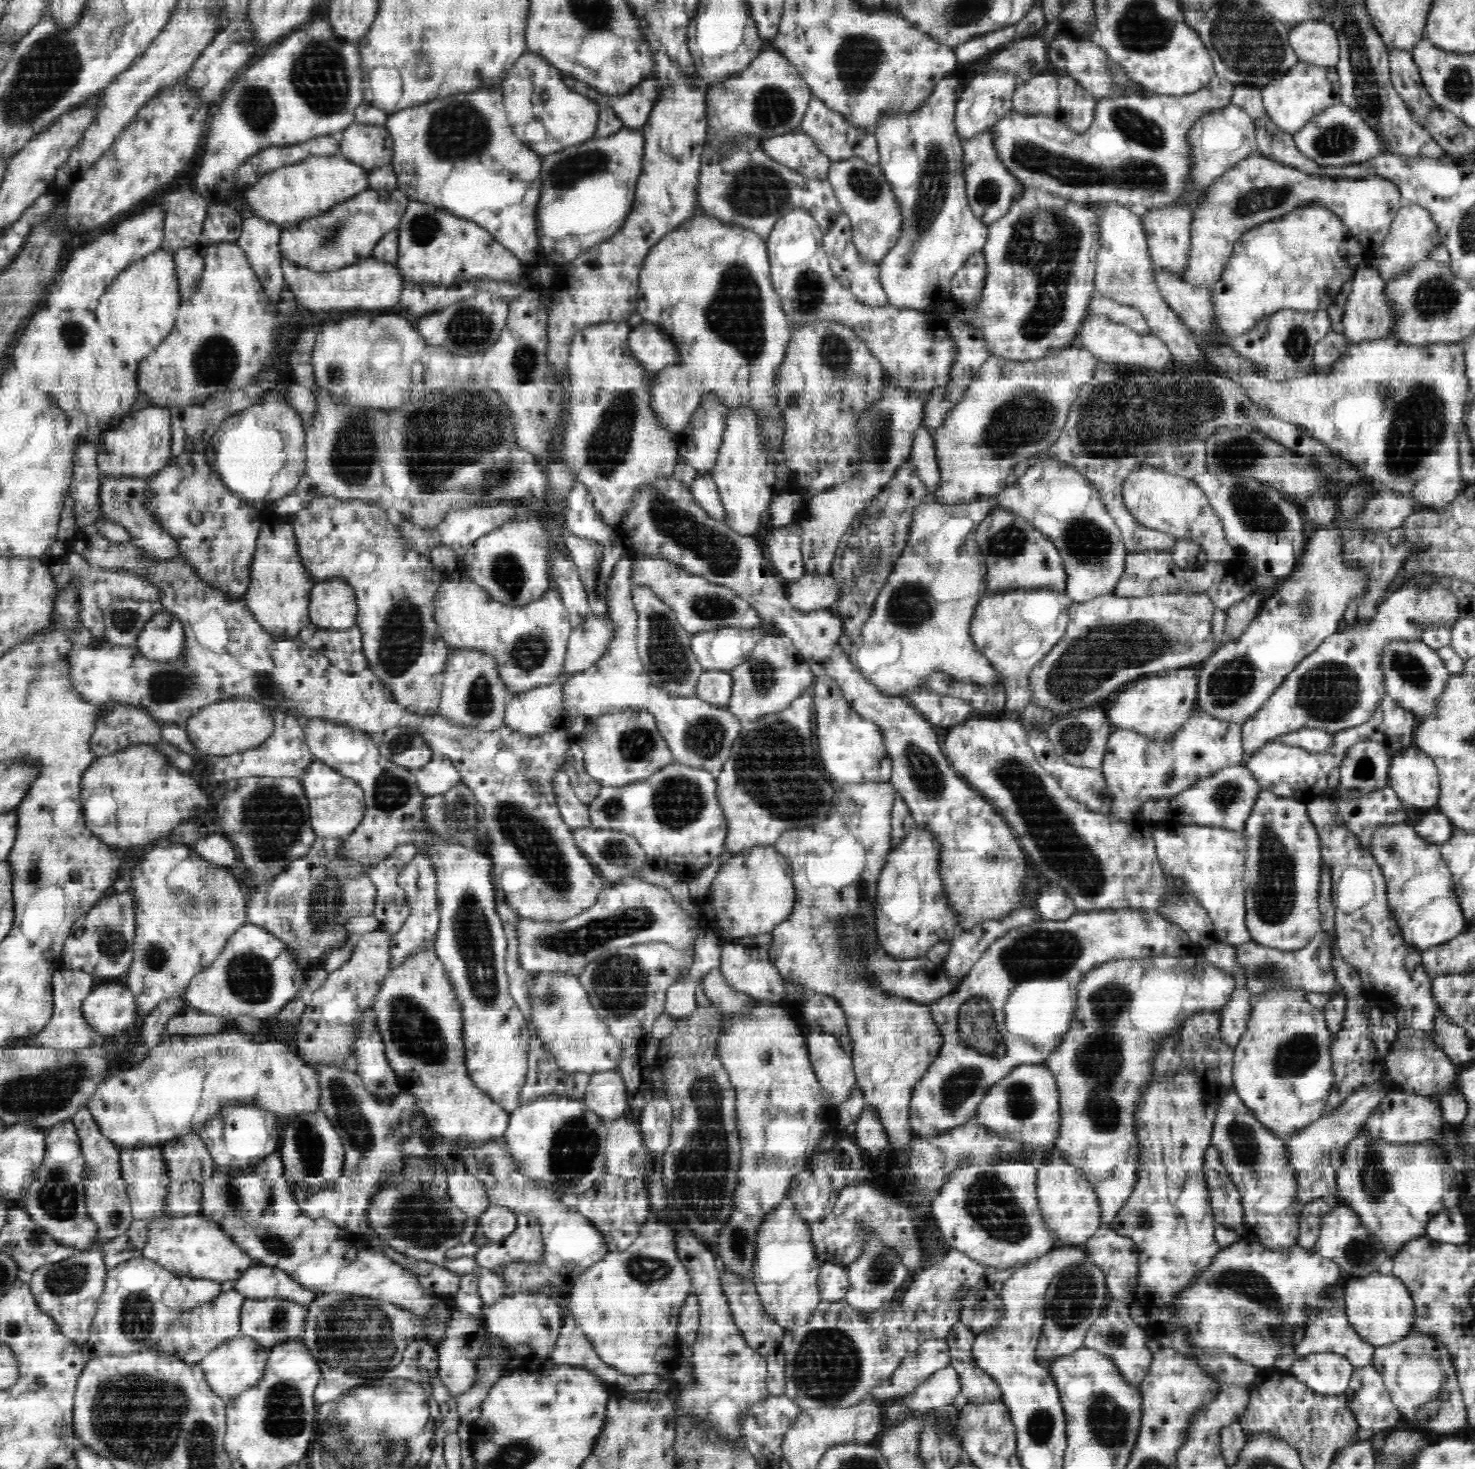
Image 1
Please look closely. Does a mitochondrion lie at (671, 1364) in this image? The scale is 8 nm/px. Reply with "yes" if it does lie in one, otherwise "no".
no

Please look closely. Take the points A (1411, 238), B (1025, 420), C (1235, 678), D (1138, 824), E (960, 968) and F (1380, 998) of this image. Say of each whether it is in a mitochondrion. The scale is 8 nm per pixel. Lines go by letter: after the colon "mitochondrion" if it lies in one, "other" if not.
A: other
B: mitochondrion
C: mitochondrion
D: other
E: other
F: other

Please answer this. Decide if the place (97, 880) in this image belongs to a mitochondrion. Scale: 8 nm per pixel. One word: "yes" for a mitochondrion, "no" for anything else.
no

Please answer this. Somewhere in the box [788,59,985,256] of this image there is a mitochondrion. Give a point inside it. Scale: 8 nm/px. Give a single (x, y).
(861, 181)

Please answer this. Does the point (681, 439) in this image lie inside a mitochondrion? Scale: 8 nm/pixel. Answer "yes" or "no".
no

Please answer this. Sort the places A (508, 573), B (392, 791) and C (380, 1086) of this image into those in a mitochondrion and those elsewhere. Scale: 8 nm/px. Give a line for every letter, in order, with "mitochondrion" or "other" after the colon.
A: mitochondrion
B: mitochondrion
C: mitochondrion

